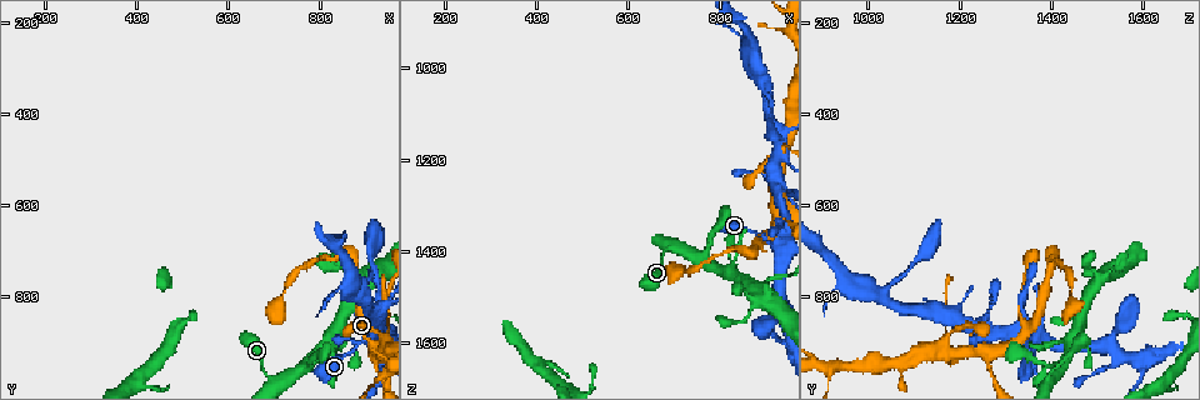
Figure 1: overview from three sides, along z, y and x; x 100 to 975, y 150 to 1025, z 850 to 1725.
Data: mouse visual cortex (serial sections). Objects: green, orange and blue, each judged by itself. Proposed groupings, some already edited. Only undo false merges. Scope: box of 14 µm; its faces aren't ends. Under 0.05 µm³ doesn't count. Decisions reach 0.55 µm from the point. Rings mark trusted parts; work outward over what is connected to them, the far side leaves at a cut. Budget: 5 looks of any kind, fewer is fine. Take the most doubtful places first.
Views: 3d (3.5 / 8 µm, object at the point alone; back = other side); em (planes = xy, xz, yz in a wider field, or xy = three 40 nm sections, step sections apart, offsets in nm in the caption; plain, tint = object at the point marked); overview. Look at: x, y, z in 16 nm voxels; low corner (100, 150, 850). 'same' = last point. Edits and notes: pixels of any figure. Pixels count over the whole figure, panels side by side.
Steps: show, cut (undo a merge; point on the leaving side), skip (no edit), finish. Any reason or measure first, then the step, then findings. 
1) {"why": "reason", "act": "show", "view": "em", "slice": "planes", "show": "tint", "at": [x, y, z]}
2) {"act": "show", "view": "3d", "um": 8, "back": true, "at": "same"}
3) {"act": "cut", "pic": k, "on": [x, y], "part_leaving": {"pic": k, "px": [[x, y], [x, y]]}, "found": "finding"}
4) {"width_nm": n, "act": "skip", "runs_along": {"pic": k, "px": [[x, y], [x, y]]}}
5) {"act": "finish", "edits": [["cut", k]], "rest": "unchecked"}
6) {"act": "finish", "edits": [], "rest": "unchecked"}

{"why": "three-way junction", "act": "show", "view": "3d", "um": 8, "at": [940, 890, 1170]}

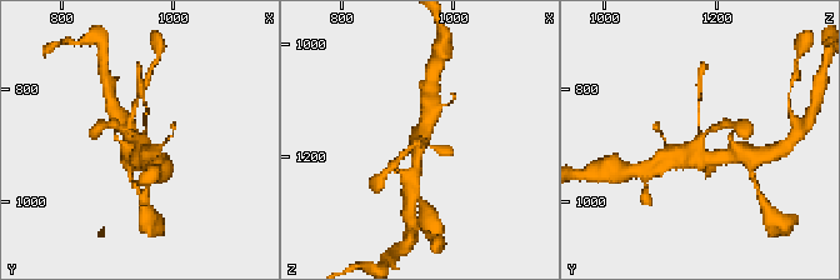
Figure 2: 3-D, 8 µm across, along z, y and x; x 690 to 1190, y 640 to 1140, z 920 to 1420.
{"act": "show", "view": "em", "slice": "xy", "step": 1, "show": "tint", "at": [935, 885, 1175]}

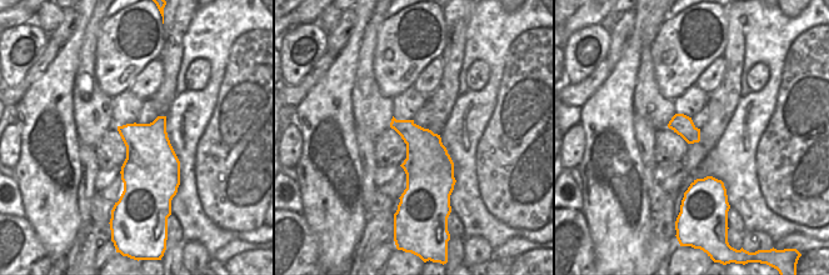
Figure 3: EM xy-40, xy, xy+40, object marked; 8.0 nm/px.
{"act": "skip", "runs_along": {"pic": 2, "px": [[111, 124], [139, 139], [136, 158]]}, "found": "continuous, no second cell"}

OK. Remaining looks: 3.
{"why": "sharp bend", "act": "show", "view": "3d", "um": 3.5, "at": [880, 700, 1405]}

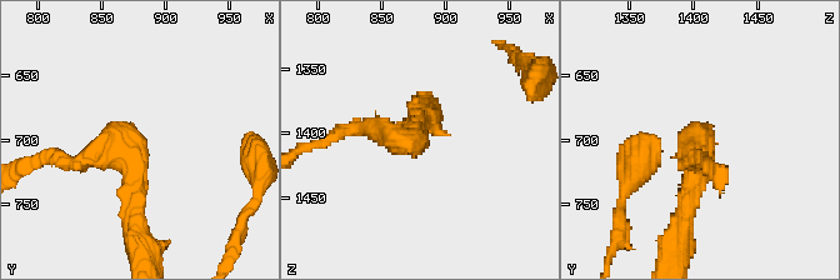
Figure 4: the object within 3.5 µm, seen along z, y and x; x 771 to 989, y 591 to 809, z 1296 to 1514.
{"arm_widths_nm": [200, 300], "why": "now the EM", "act": "show", "view": "em", "slice": "xy", "step": 1, "show": "tint", "at": [878, 708, 1406]}

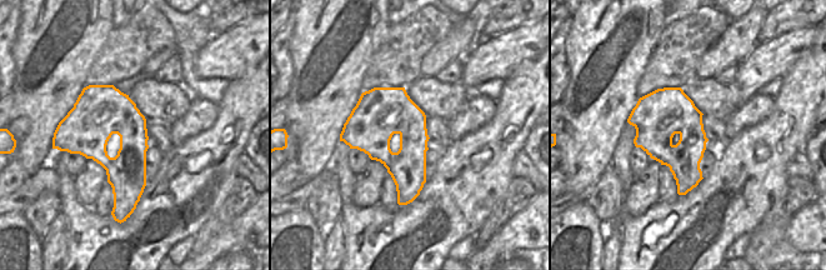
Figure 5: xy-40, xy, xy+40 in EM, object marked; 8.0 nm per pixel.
{"act": "skip", "runs_along": {"pic": 4, "px": [[138, 229], [130, 140], [65, 159]]}, "found": "continuous, no second cell"}

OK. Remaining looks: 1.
{"act": "finish", "edits": [], "rest": "unchecked"}

